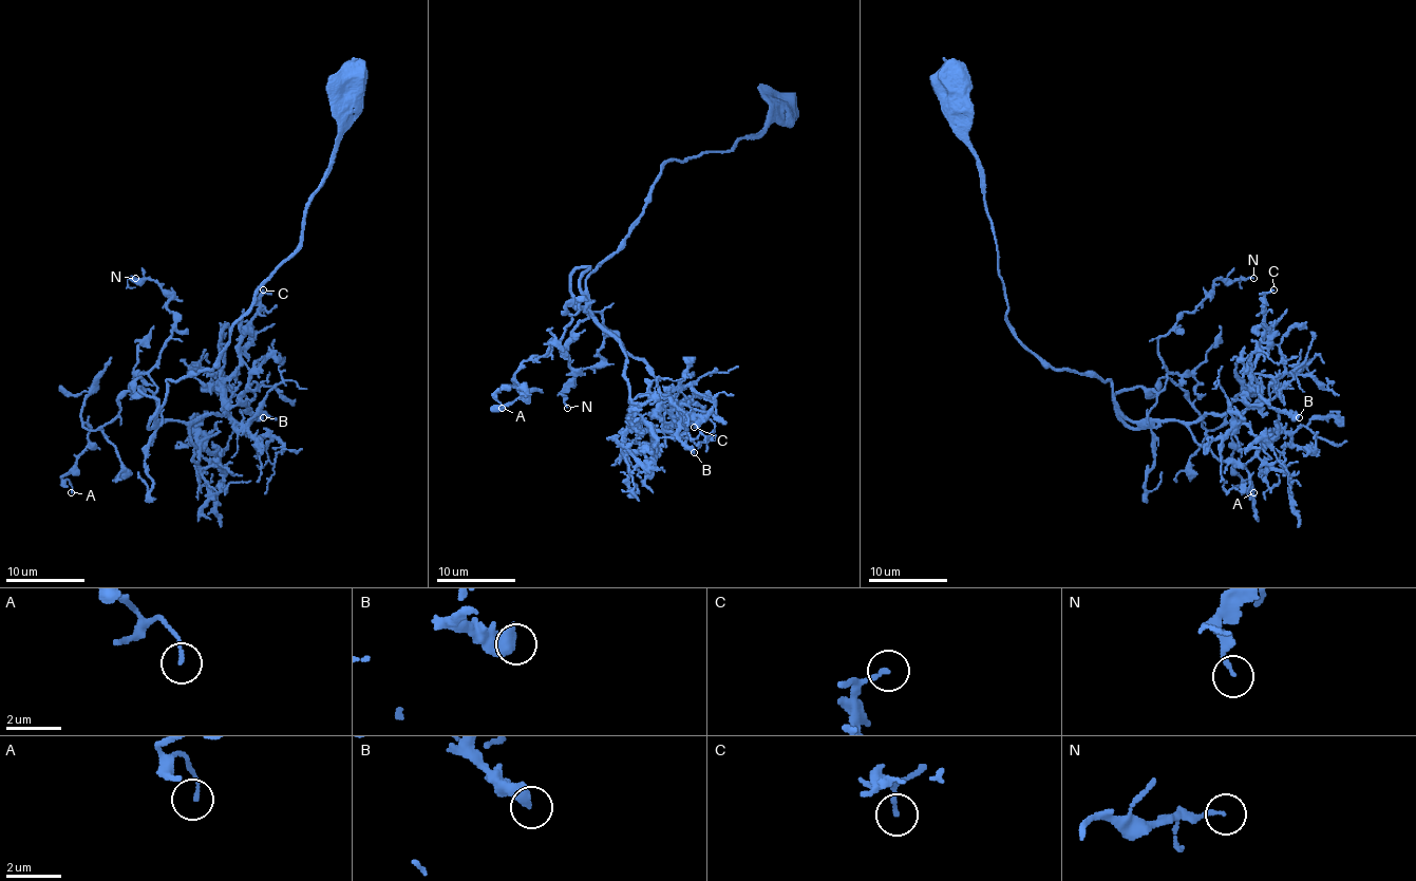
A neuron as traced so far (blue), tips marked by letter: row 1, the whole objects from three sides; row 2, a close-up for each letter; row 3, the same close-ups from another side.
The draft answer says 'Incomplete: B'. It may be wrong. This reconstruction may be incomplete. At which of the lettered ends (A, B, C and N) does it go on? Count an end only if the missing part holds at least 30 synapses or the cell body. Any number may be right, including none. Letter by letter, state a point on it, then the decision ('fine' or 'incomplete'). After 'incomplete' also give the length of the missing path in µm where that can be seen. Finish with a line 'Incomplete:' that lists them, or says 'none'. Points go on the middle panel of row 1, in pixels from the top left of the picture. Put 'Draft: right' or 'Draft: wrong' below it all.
A: place (502, 408); fine
B: place (694, 452); fine
C: place (694, 427); fine
N: place (567, 408); fine
Incomplete: none
Draft: wrong

